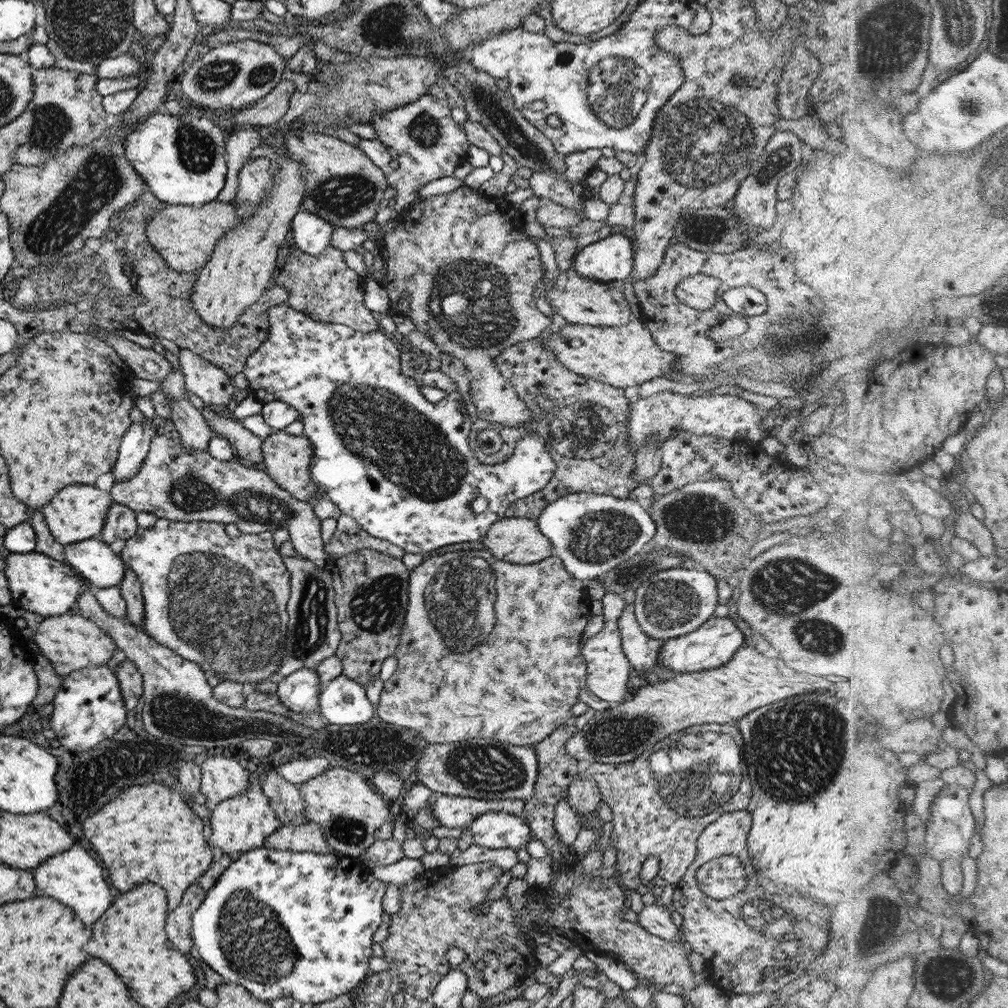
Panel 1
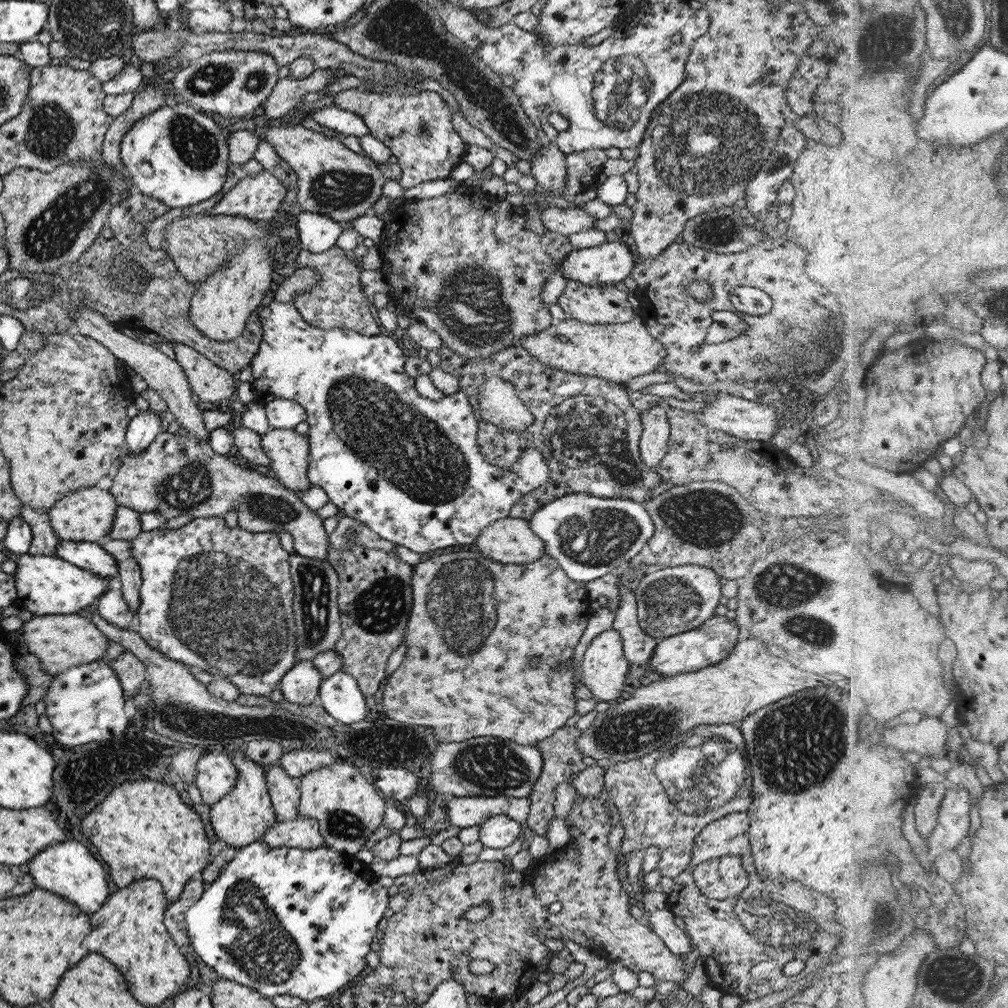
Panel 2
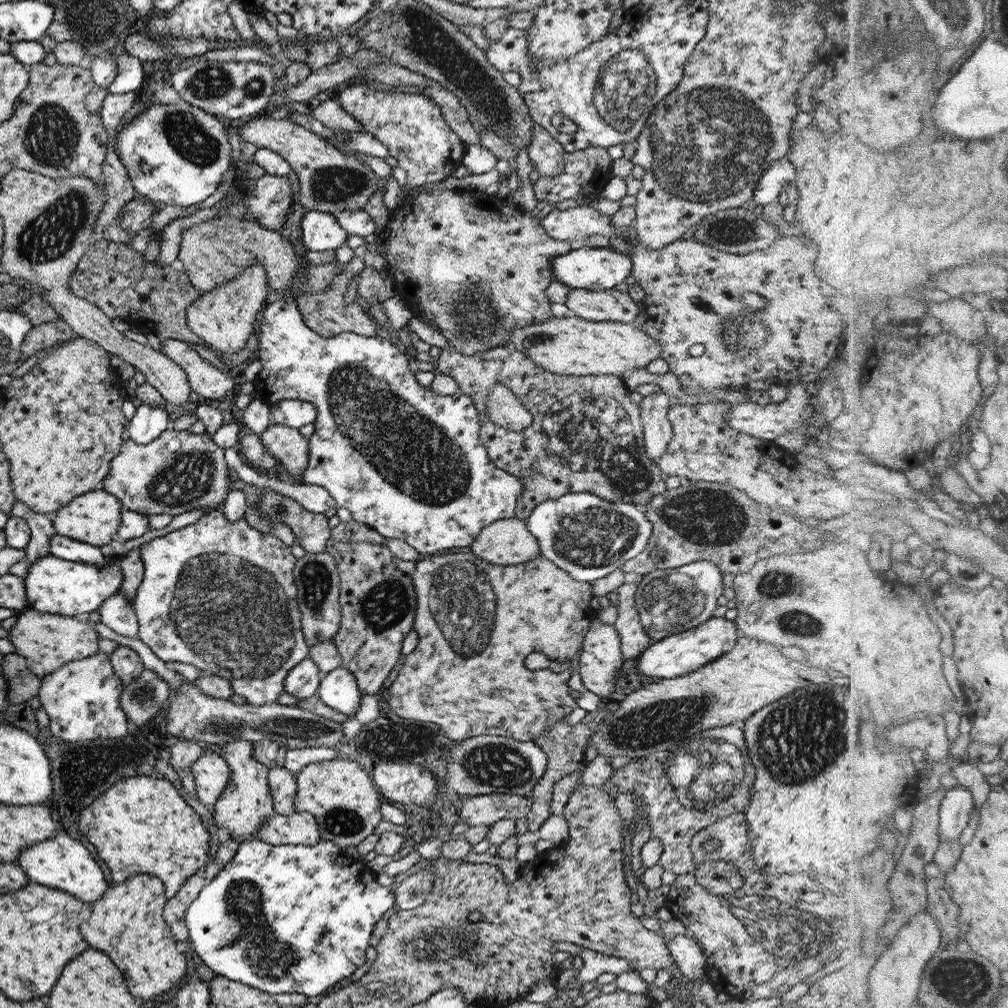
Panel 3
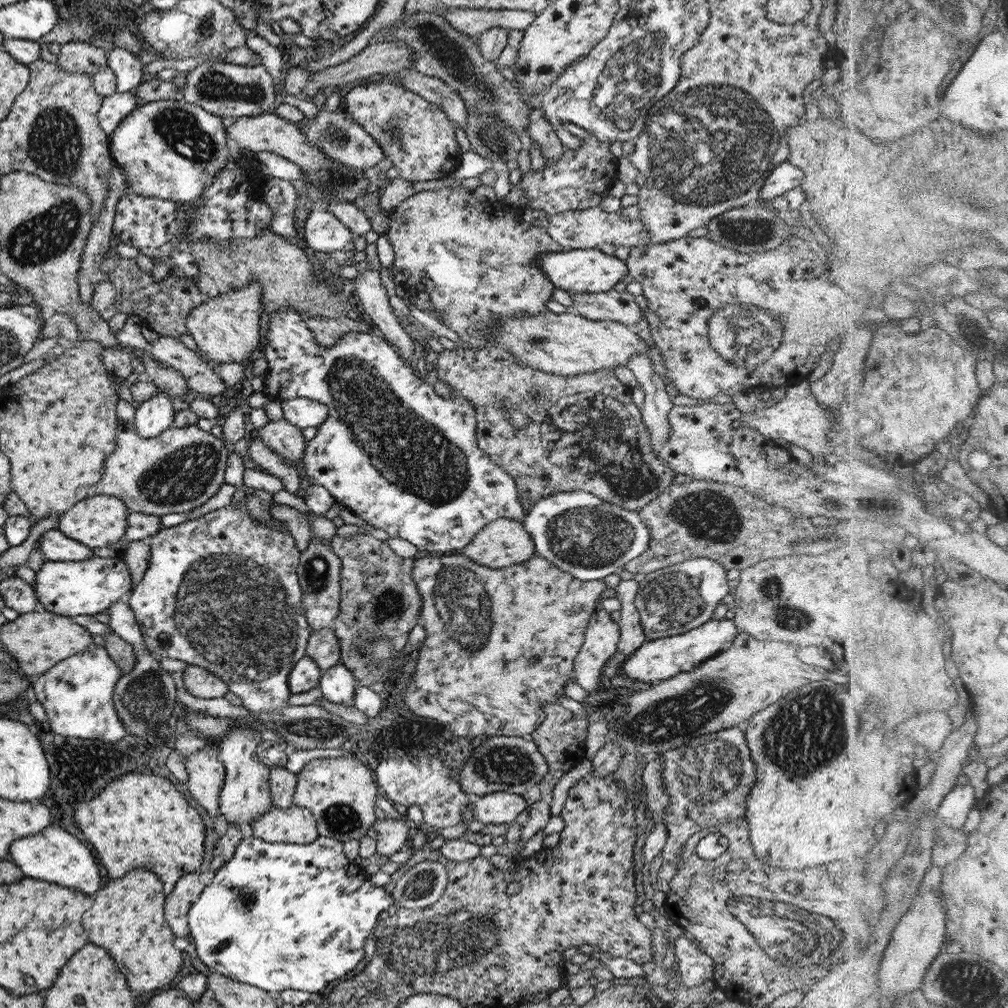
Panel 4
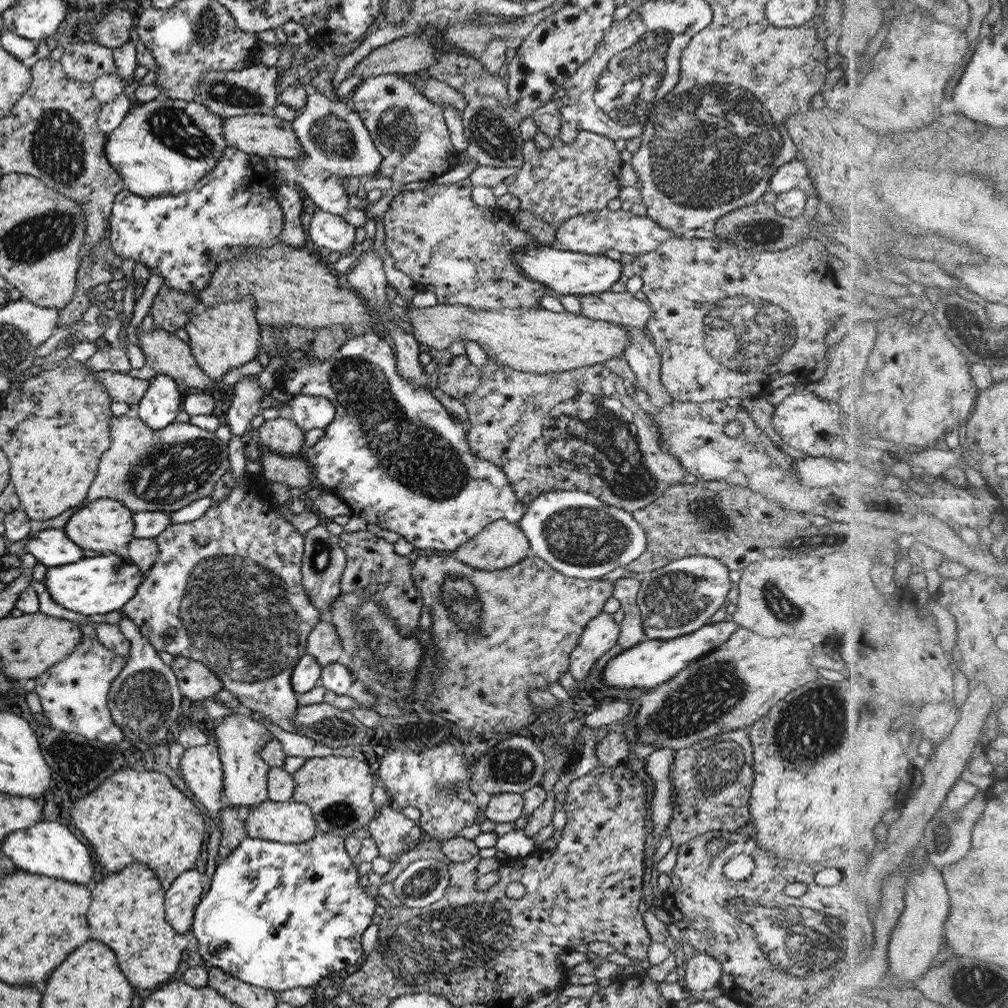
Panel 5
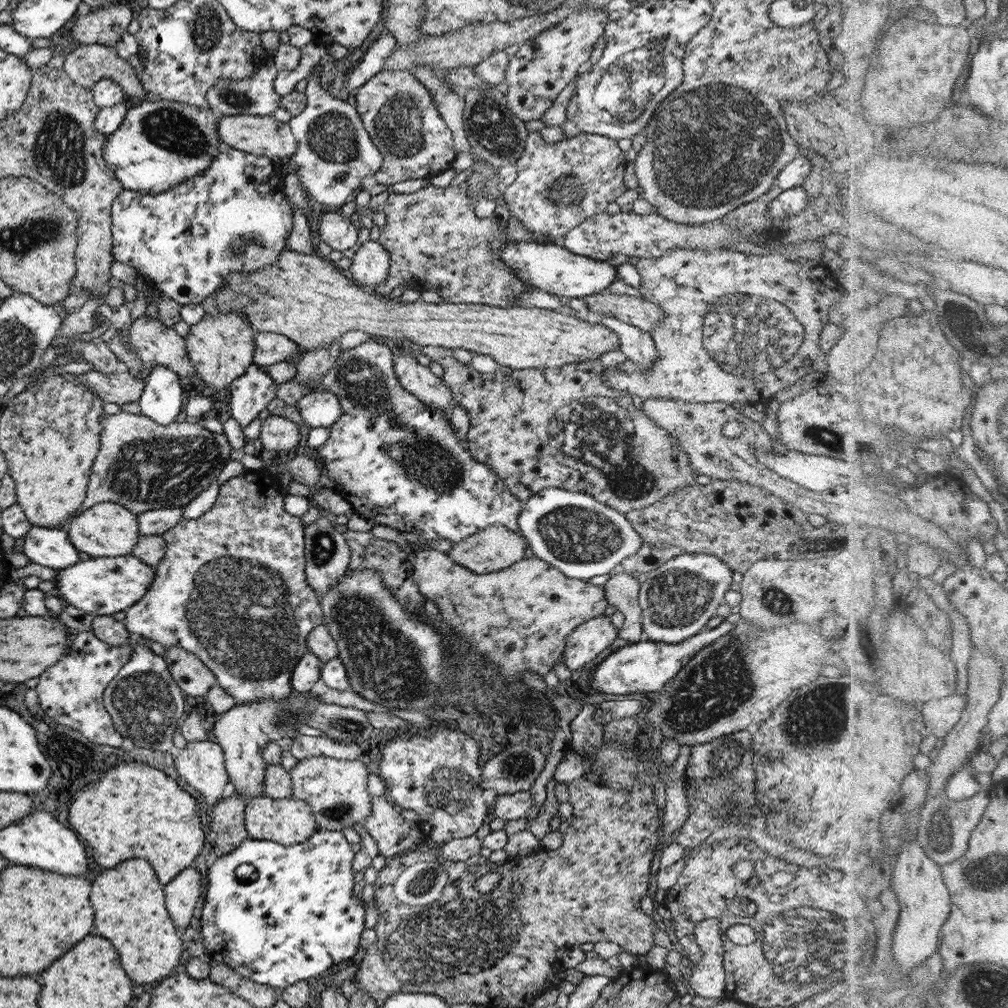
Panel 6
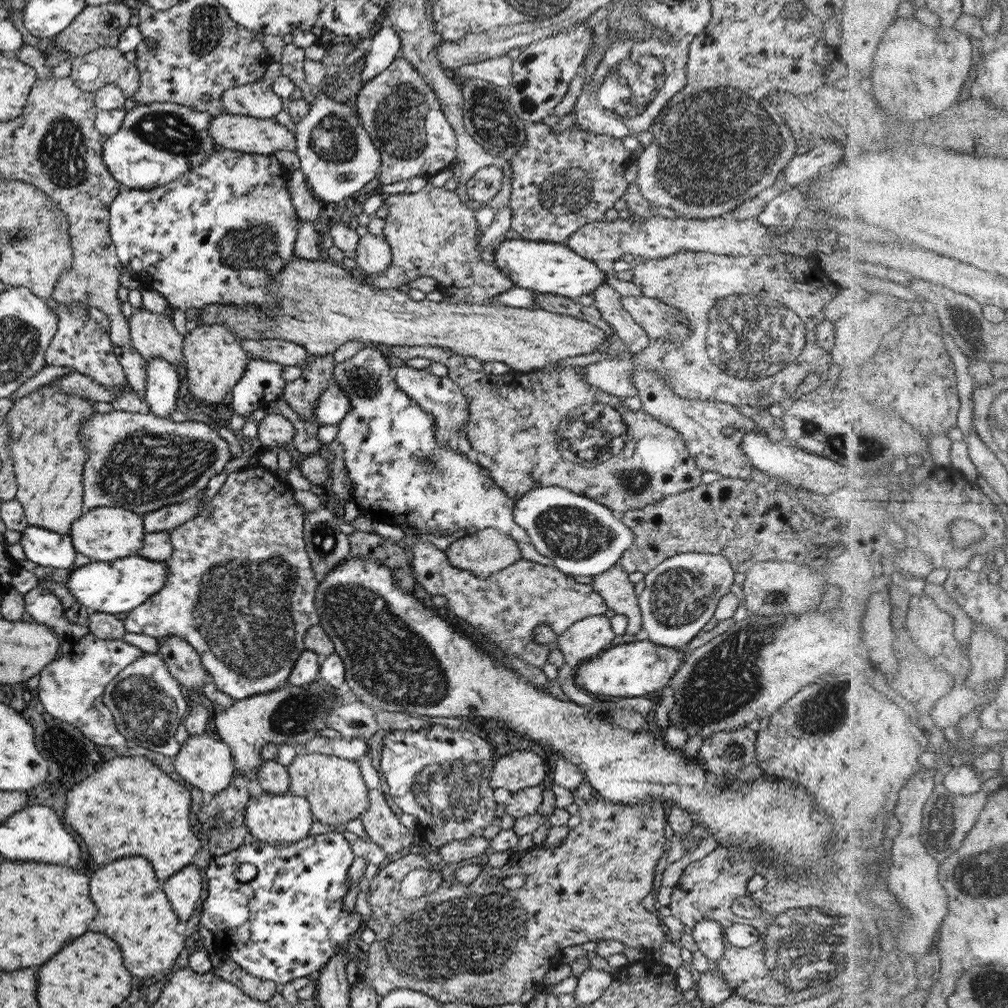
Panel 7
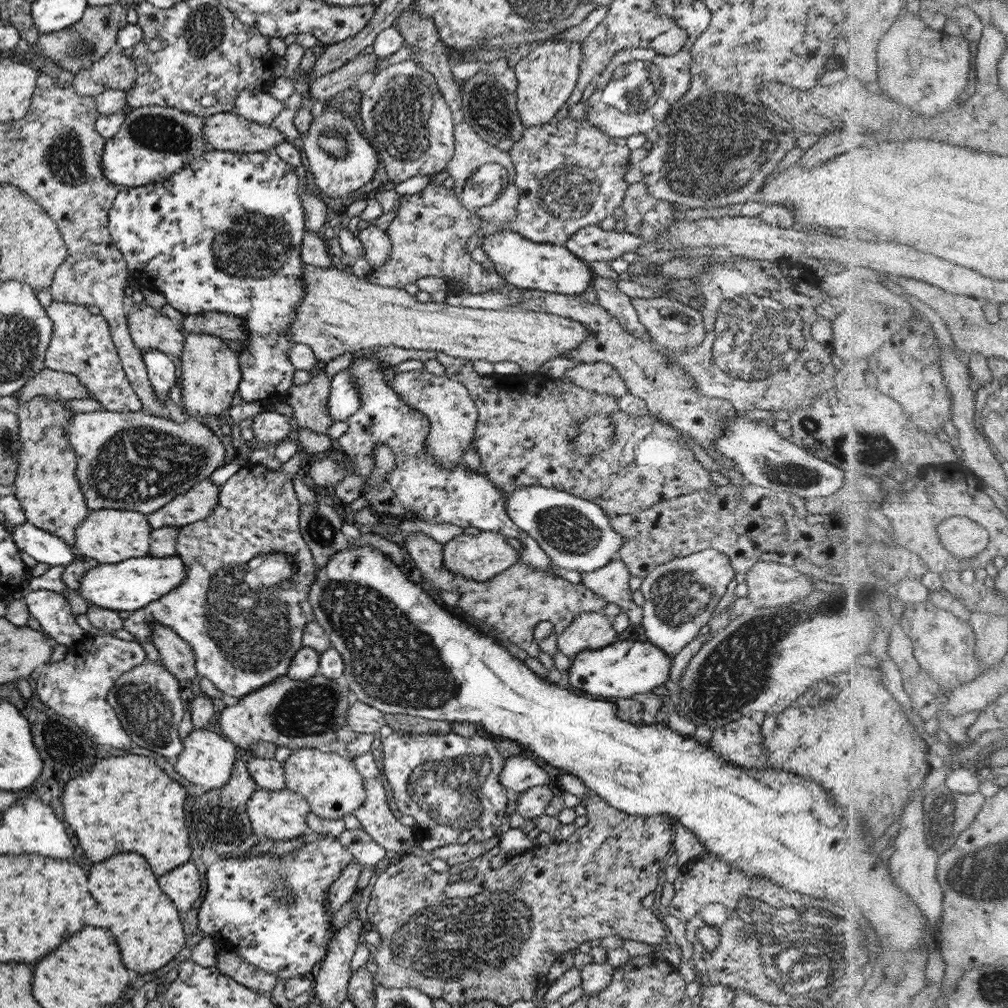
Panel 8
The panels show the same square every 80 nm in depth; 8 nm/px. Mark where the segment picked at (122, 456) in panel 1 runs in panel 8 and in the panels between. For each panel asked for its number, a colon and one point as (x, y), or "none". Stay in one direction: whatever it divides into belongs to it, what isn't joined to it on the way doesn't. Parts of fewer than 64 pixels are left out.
2: (141, 429)
3: (148, 421)
4: (151, 416)
5: (158, 406)
6: (161, 399)
7: (160, 393)
8: (160, 369)

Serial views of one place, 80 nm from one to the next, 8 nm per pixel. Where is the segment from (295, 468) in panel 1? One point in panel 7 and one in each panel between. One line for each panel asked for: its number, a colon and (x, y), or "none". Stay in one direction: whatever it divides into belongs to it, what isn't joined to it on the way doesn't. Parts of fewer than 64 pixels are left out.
2: (288, 452)
3: (286, 444)
4: (286, 440)
5: (281, 435)
6: (277, 433)
7: (274, 432)

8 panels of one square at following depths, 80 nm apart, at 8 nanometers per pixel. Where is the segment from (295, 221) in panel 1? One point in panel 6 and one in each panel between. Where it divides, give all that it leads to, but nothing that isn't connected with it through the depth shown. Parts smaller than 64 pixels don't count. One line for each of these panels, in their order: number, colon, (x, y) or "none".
2: (317, 233)
3: (320, 231)
4: (322, 233)
5: (328, 231)
6: (336, 231)

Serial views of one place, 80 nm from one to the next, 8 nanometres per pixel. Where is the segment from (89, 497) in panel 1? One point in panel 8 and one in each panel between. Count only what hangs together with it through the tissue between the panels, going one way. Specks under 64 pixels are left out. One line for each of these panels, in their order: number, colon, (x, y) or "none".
2: (84, 515)
3: (93, 518)
4: (99, 520)
5: (104, 525)
6: (105, 529)
7: (102, 533)
8: (108, 536)

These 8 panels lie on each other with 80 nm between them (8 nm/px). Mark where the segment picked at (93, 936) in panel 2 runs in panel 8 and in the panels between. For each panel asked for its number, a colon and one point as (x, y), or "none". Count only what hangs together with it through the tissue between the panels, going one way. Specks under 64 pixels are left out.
3: (125, 922)
4: (125, 918)
5: (126, 913)
6: (129, 910)
7: (131, 909)
8: (146, 926)

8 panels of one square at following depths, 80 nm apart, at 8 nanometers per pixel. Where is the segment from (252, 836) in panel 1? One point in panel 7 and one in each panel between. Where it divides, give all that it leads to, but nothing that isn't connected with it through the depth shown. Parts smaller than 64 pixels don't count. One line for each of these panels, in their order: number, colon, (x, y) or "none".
2: (241, 817)
3: (246, 801)
4: (244, 795)
5: (239, 738)
6: (243, 731)
7: (291, 715)

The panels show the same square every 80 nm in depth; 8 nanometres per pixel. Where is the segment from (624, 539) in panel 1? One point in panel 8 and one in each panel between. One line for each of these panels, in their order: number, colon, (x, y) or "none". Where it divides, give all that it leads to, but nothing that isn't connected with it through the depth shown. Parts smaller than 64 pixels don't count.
2: (588, 536)
3: (588, 537)
4: (584, 536)
5: (575, 533)
6: (581, 537)
7: (581, 537)
8: (575, 534)

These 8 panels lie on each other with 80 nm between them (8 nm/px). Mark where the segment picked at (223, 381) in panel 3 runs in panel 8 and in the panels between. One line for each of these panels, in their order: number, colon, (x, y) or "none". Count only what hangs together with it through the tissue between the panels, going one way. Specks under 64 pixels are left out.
4: (198, 375)
5: (164, 353)
6: (155, 344)
7: (152, 335)
8: (148, 329)

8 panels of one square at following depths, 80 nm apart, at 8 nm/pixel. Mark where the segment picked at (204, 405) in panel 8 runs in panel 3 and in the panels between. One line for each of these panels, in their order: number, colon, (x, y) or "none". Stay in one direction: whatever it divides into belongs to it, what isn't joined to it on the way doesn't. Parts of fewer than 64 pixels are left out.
3: (223, 318)
4: (226, 328)
5: (222, 337)
6: (220, 348)
7: (213, 360)

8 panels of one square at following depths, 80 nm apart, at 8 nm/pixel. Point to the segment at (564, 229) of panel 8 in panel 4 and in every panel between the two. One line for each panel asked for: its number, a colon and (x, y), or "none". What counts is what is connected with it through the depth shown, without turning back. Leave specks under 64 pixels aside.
4: (580, 178)
5: (554, 184)
6: (559, 185)
7: (560, 181)

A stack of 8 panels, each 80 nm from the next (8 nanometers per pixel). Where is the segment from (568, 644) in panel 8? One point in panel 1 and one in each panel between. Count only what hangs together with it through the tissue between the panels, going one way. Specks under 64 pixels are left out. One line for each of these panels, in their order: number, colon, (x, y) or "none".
1: (607, 670)
2: (603, 667)
3: (600, 661)
4: (600, 637)
5: (600, 633)
6: (588, 639)
7: (584, 639)

